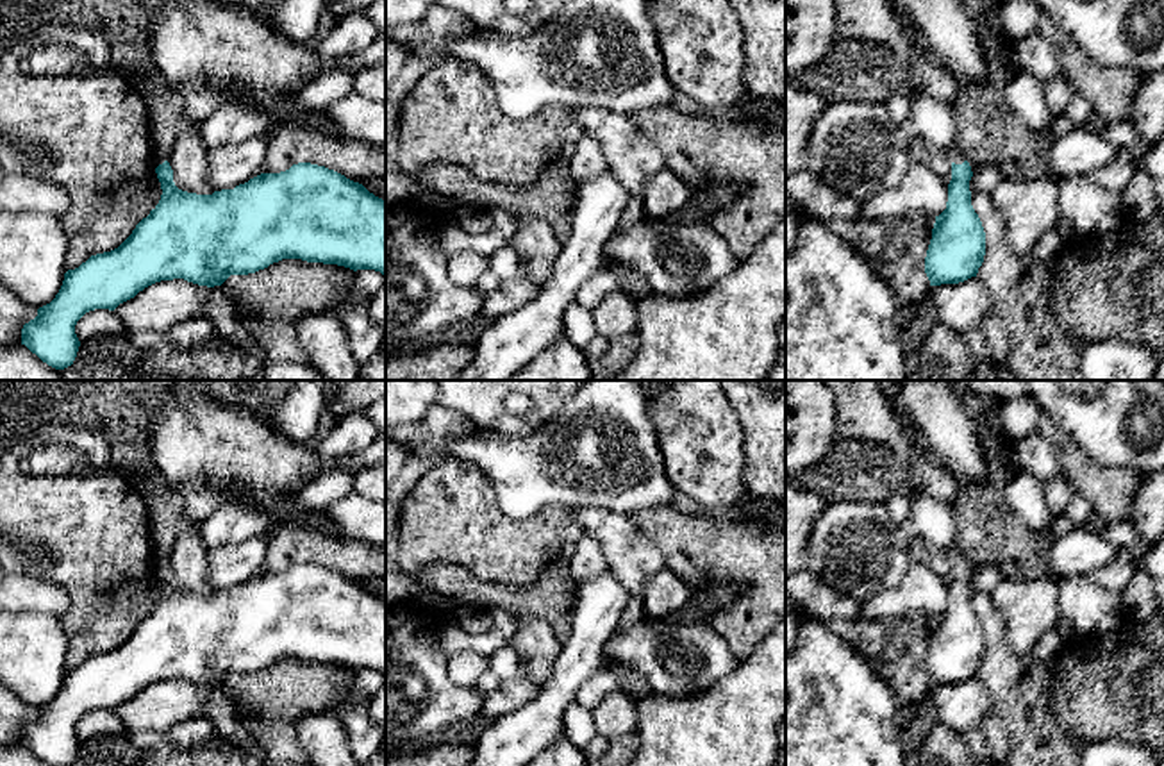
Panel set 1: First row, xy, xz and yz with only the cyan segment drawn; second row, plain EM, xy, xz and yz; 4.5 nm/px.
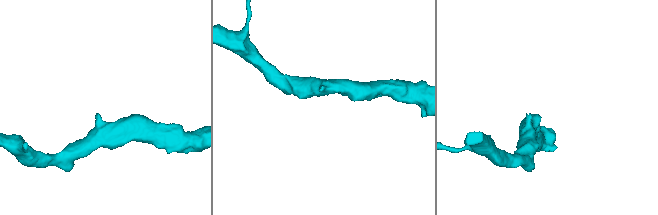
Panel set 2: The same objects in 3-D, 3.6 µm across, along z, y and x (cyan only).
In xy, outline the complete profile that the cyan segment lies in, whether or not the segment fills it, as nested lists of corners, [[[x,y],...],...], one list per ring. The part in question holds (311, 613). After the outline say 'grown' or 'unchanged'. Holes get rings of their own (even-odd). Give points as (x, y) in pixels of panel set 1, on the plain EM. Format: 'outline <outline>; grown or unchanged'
outline [[[168,561],[155,568],[161,600],[114,650],[91,655],[64,673],[55,698],[23,725],[21,745],[48,766],[71,766],[80,741],[77,721],[89,711],[114,711],[145,687],[184,679],[221,686],[230,675],[248,675],[282,659],[375,670],[386,677],[386,600],[325,566],[298,562],[280,573],[261,573],[234,589],[196,595],[173,582]]]; unchanged

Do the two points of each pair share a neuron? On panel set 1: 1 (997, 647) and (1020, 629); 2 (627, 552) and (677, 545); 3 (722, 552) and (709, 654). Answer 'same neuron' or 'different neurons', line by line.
1: different neurons
2: different neurons
3: different neurons

